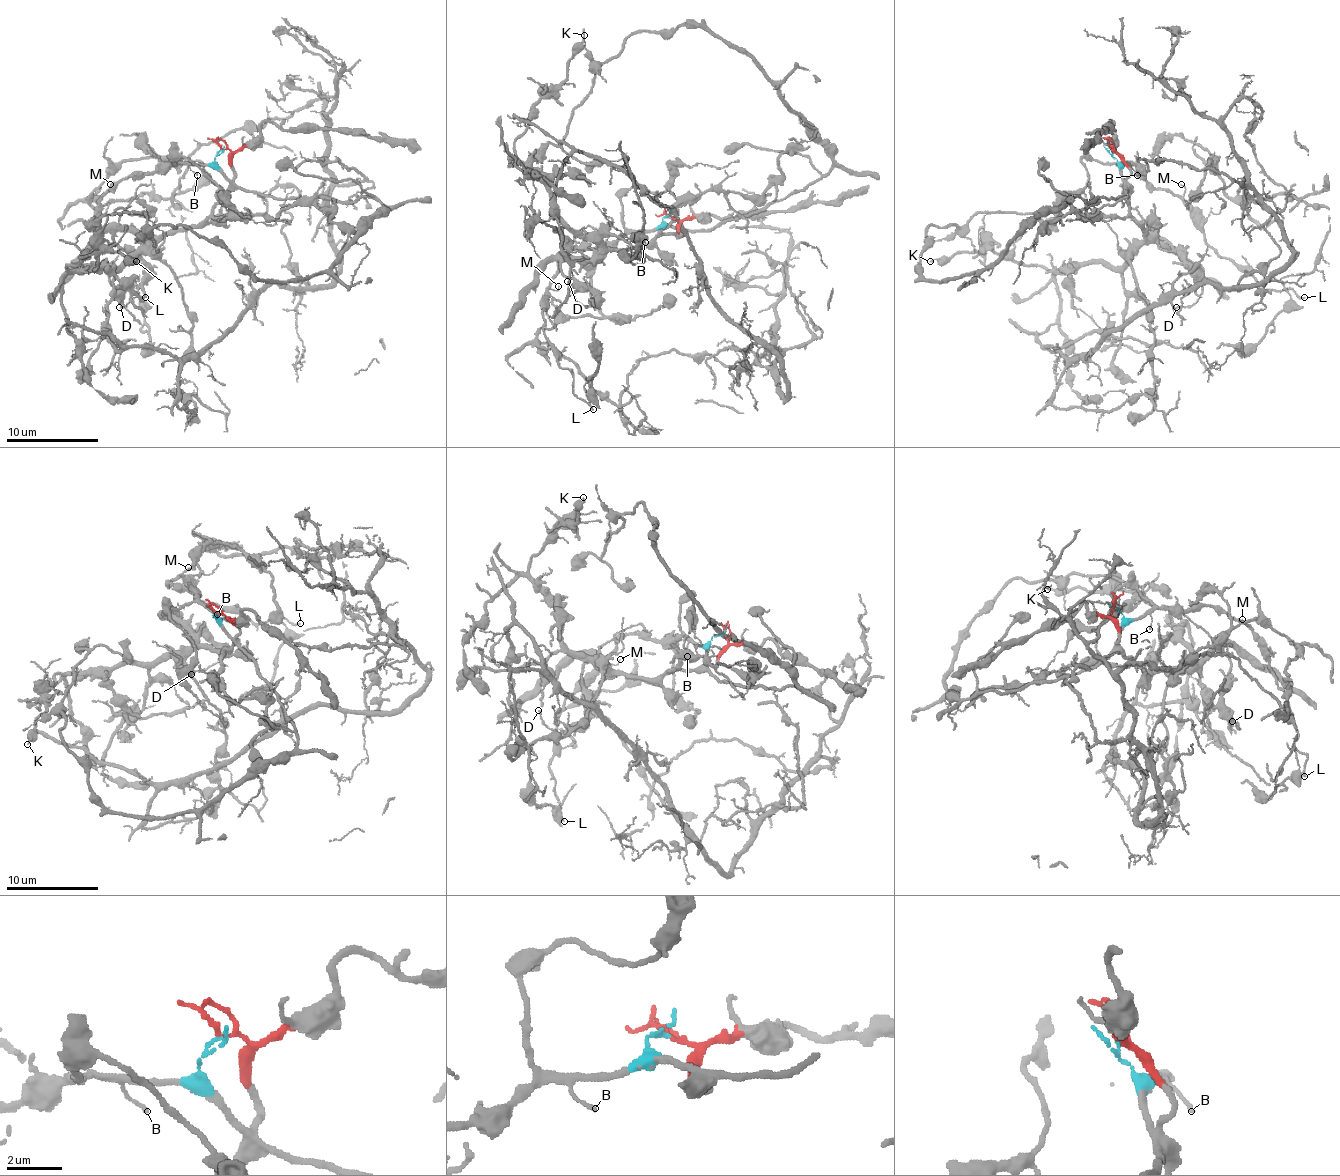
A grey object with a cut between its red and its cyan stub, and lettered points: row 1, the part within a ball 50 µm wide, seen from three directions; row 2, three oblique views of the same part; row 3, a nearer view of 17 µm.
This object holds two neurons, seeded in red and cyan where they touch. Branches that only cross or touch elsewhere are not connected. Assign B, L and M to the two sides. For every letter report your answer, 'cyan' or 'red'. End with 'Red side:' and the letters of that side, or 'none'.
B: cyan
L: cyan
M: cyan
Red side: none

